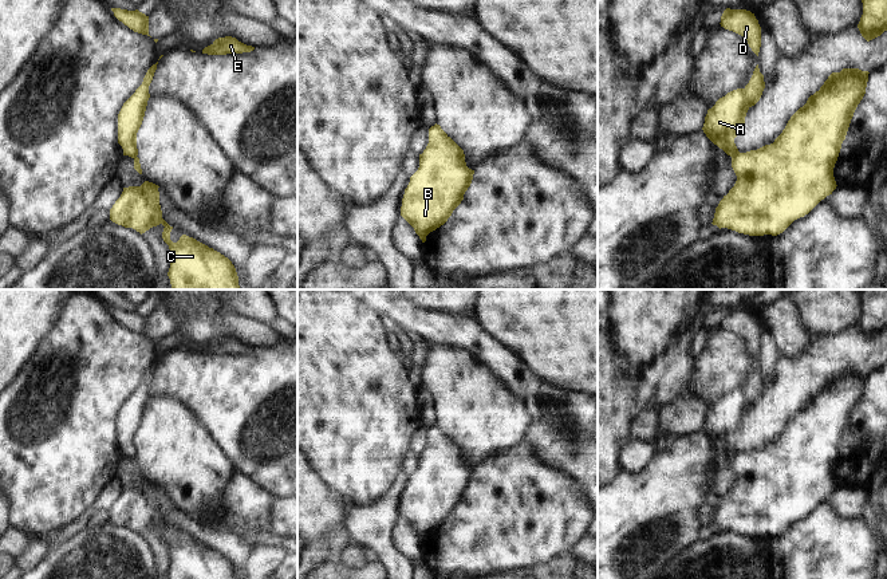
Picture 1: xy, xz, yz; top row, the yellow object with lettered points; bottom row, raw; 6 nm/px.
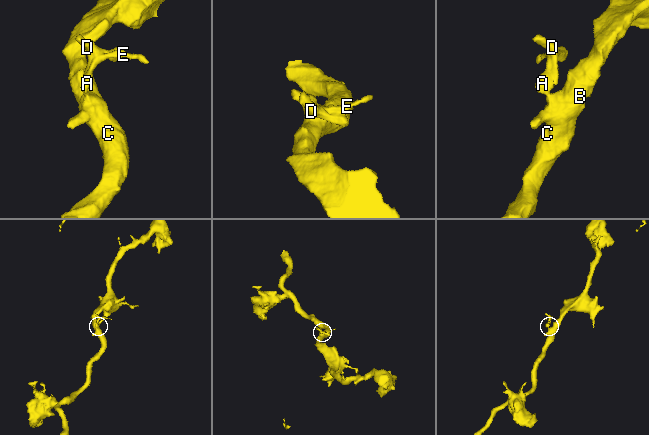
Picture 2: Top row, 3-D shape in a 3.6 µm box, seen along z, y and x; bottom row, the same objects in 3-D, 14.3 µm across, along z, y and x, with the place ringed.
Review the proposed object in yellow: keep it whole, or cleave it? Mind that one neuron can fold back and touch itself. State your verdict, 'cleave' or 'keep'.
cleave

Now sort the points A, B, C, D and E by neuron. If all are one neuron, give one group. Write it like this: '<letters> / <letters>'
A D E / B C

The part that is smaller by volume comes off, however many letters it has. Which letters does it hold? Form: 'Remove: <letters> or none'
Remove: A, D, E

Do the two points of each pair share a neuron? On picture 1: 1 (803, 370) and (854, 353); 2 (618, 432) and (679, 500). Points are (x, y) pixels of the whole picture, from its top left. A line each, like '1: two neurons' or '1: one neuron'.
1: one neuron
2: two neurons

